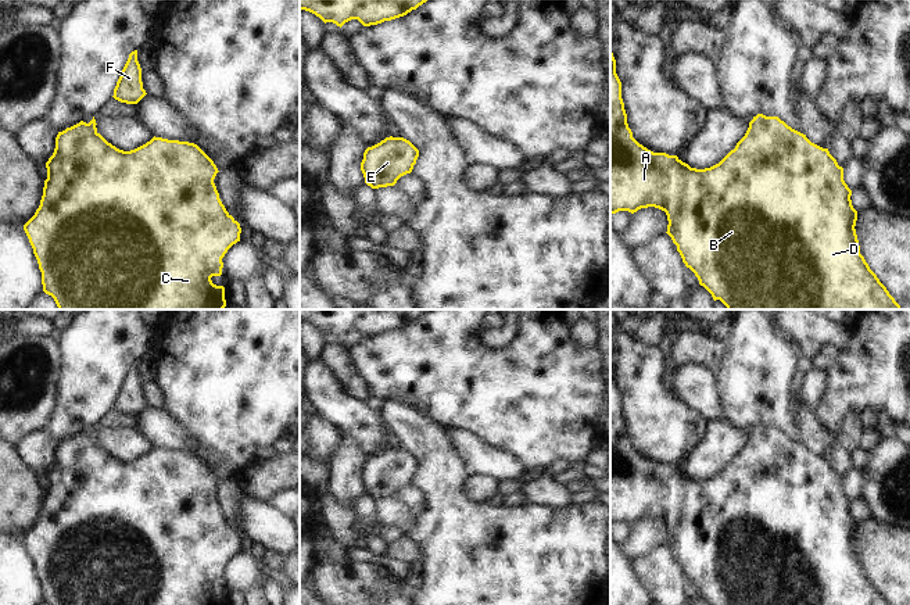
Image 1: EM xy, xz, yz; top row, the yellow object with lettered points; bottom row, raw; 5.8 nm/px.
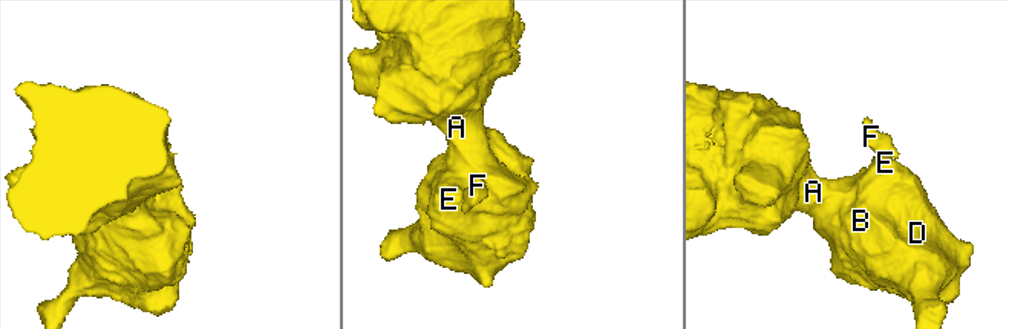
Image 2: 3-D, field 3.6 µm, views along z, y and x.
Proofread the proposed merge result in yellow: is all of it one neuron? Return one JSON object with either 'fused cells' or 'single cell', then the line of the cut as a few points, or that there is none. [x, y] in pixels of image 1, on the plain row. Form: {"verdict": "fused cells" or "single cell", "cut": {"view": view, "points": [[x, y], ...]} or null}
{"verdict": "single cell", "cut": null}

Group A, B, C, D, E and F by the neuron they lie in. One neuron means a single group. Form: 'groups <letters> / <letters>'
groups A B C D E F

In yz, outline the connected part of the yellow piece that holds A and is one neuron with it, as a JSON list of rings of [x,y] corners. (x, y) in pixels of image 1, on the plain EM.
[[[610,361],[610,526],[619,522],[631,525],[641,519],[655,518],[667,526],[667,545],[677,556],[682,573],[689,579],[710,605],[889,605],[877,586],[870,580],[864,568],[860,565],[860,556],[856,545],[857,522],[852,516],[852,501],[843,491],[843,479],[823,459],[812,454],[806,445],[792,440],[778,427],[766,427],[757,425],[749,433],[745,447],[737,454],[719,475],[696,480],[682,473],[677,466],[666,463],[653,463],[639,455],[627,434],[627,425],[621,409],[621,393],[616,384],[616,370]]]

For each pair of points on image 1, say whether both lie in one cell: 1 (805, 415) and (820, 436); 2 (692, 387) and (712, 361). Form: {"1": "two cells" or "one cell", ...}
{"1": "one cell", "2": "two cells"}

